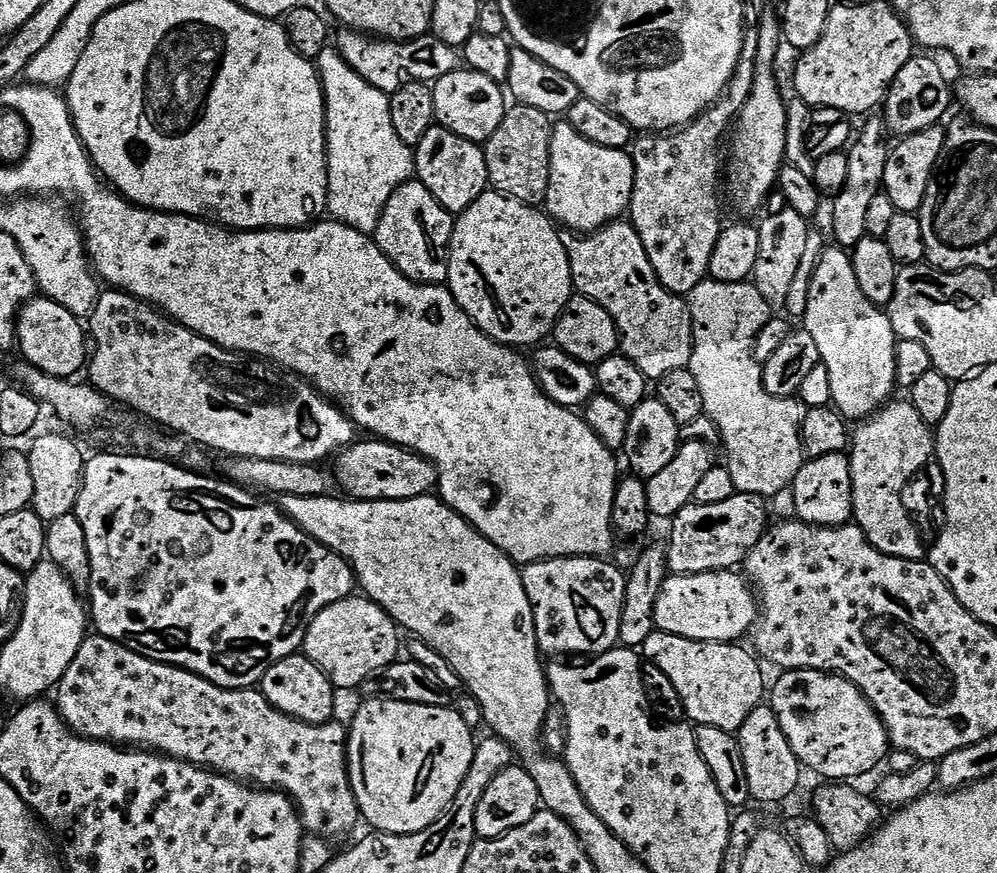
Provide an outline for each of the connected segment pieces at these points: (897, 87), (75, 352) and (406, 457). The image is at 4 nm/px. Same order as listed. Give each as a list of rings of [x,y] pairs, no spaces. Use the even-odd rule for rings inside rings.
[[[913,55],[912,59],[906,62],[906,66],[898,70],[894,82],[888,87],[888,94],[882,105],[882,119],[893,137],[912,136],[927,128],[937,127],[941,123],[940,119],[947,114],[948,107],[954,104],[953,85],[952,88],[948,85],[943,70],[928,56],[931,55]]]
[[[33,298],[28,301],[16,317],[16,339],[23,359],[51,376],[72,378],[80,367],[85,367],[90,356],[86,343],[86,328],[81,317],[70,314],[66,306],[47,298]],[[84,340],[85,344],[84,345]]]
[[[364,438],[350,445],[335,457],[334,463],[339,491],[354,500],[405,500],[427,496],[436,488],[436,468],[429,460],[379,438]]]

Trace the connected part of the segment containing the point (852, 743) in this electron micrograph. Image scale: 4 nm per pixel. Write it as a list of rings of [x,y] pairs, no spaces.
[[[818,670],[781,671],[776,685],[770,688],[770,707],[778,718],[794,754],[805,769],[813,768],[828,782],[852,782],[855,776],[868,772],[871,768],[881,767],[882,761],[890,751],[888,732],[871,704],[864,699],[860,690],[844,679],[830,672]]]

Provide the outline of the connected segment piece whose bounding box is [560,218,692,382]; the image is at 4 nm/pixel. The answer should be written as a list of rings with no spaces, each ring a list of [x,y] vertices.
[[[621,218],[587,234],[564,230],[560,232],[560,241],[562,246],[566,246],[566,254],[570,258],[573,289],[579,295],[598,302],[598,306],[614,318],[614,326],[620,335],[619,351],[625,358],[652,382],[658,382],[670,374],[670,370],[682,370],[688,366],[692,357],[692,319],[687,303],[658,282],[658,274],[654,274],[654,266],[650,266],[650,258],[646,258],[646,246],[642,246],[642,238],[638,238],[631,222]]]

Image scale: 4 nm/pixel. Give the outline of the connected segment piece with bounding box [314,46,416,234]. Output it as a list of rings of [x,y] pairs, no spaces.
[[[335,47],[322,50],[314,63],[324,91],[324,109],[328,112],[328,212],[331,219],[354,230],[375,233],[378,218],[382,218],[382,210],[386,210],[386,202],[390,202],[394,190],[413,179],[416,170],[413,149],[408,148],[406,142],[402,142],[402,138],[398,138],[398,133],[394,131],[394,122],[390,118],[389,93],[370,86],[370,82],[356,73]]]

